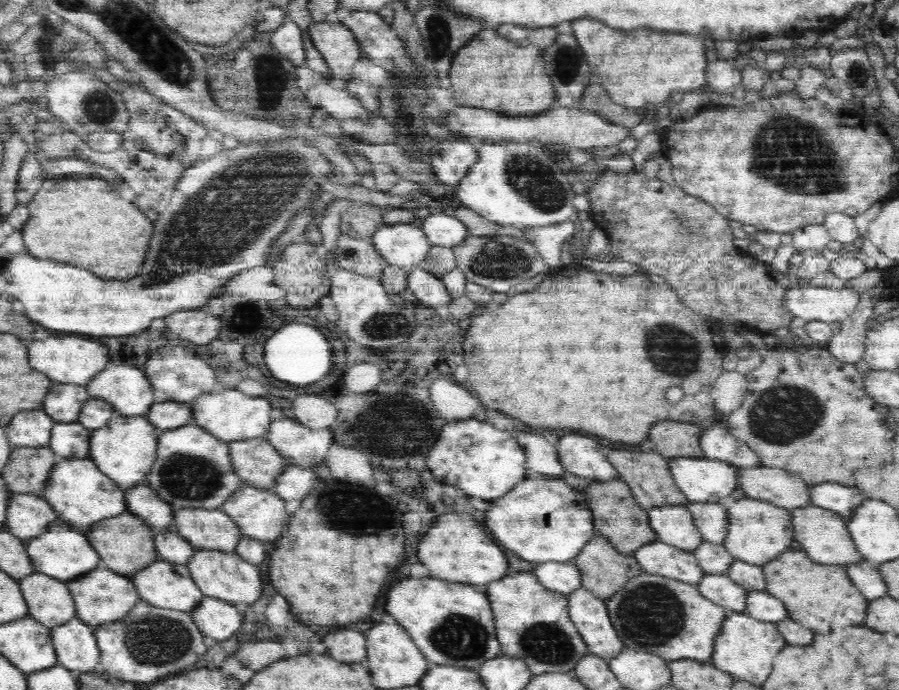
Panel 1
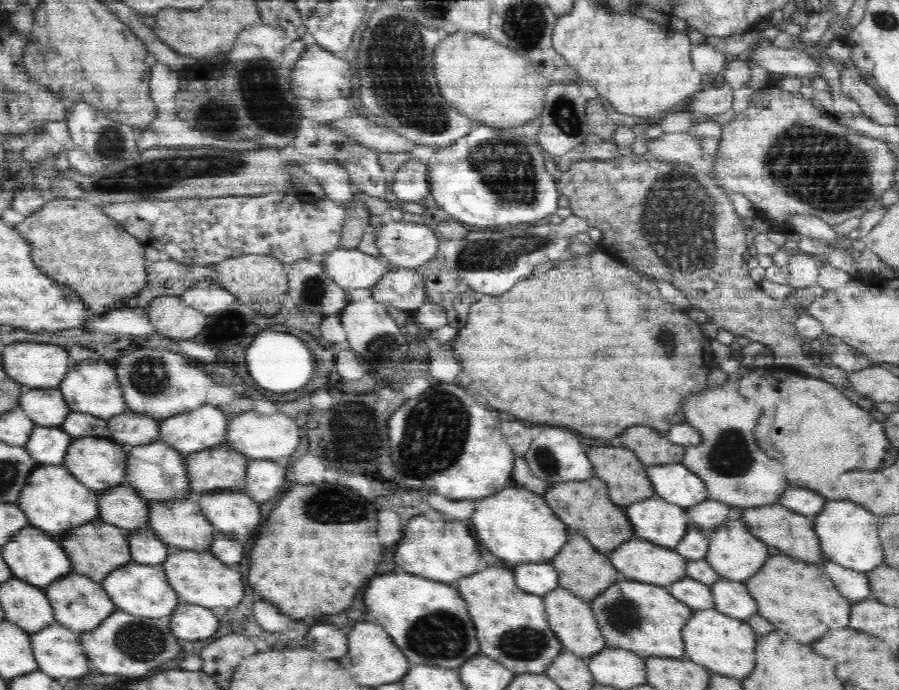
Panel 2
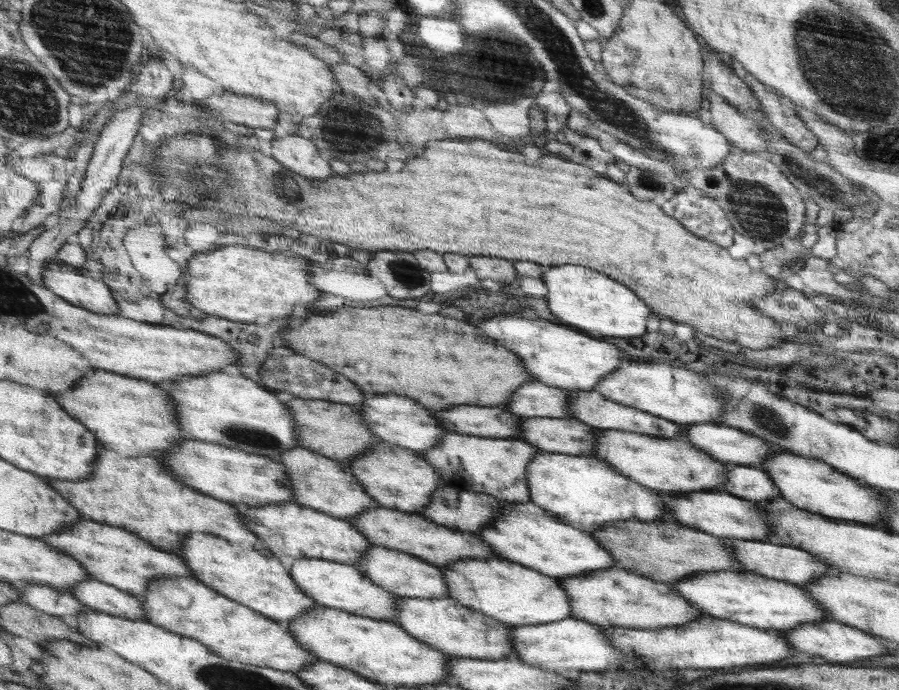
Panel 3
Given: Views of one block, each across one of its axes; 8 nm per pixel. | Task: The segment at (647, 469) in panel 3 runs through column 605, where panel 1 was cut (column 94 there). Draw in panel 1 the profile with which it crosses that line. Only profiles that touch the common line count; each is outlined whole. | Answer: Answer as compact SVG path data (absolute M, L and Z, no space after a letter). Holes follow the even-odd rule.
M114 411L110 422L92 430L89 457L99 470L123 488L145 483L157 456L157 445L163 430L152 425L147 416L124 416Z

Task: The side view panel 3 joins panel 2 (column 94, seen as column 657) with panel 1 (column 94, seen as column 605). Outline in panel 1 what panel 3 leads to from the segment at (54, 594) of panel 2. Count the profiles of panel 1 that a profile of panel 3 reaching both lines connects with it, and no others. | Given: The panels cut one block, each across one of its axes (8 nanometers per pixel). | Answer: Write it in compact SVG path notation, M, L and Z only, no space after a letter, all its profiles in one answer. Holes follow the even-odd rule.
M102 566L67 582L76 607L76 618L86 624L98 627L115 620L123 619L131 611L140 595L132 583L131 576L120 574Z

